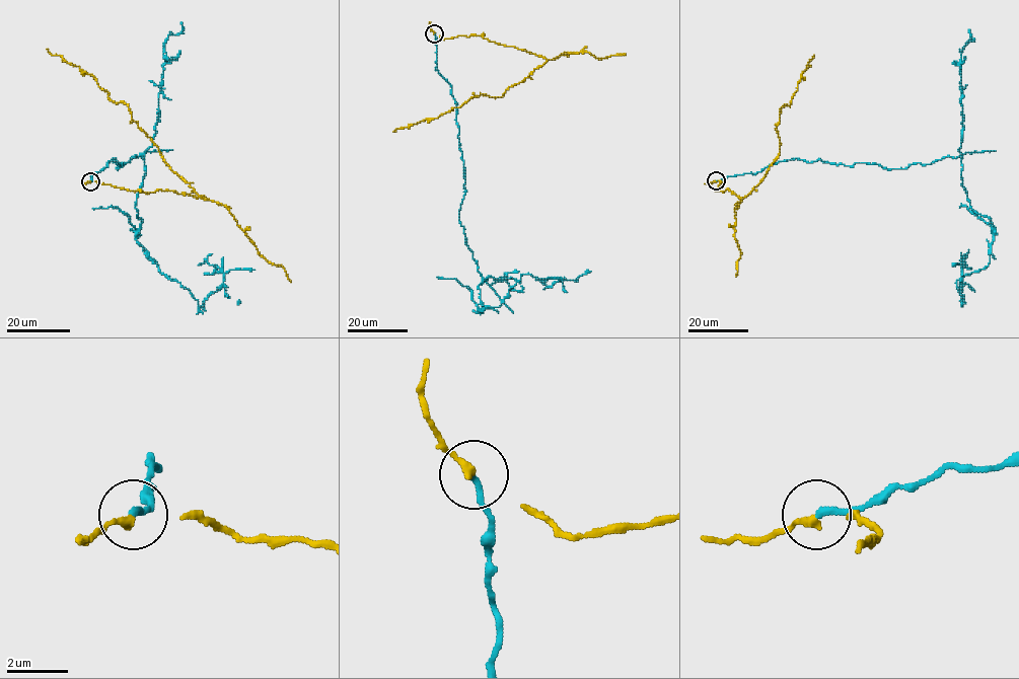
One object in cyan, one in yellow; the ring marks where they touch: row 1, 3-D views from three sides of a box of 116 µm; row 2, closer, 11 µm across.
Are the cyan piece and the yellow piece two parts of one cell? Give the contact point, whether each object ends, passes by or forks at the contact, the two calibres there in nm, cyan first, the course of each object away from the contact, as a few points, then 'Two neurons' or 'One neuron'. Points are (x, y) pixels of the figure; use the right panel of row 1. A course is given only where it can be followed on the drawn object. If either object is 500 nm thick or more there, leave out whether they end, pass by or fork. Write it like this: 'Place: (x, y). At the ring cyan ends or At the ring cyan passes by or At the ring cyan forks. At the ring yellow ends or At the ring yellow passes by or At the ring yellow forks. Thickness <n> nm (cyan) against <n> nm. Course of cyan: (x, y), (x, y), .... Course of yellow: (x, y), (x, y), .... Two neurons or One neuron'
Place: (716, 180). At the ring cyan ends. At the ring yellow ends. Thickness 200 nm (cyan) against 280 nm. Course of cyan: (715, 180), (787, 159), (959, 157), (994, 239), (989, 263), (956, 282), (961, 299), (959, 260). Course of yellow: (715, 180), (718, 190), (742, 198), (765, 177), (779, 153), (780, 108), (790, 105), (814, 54). Two neurons

